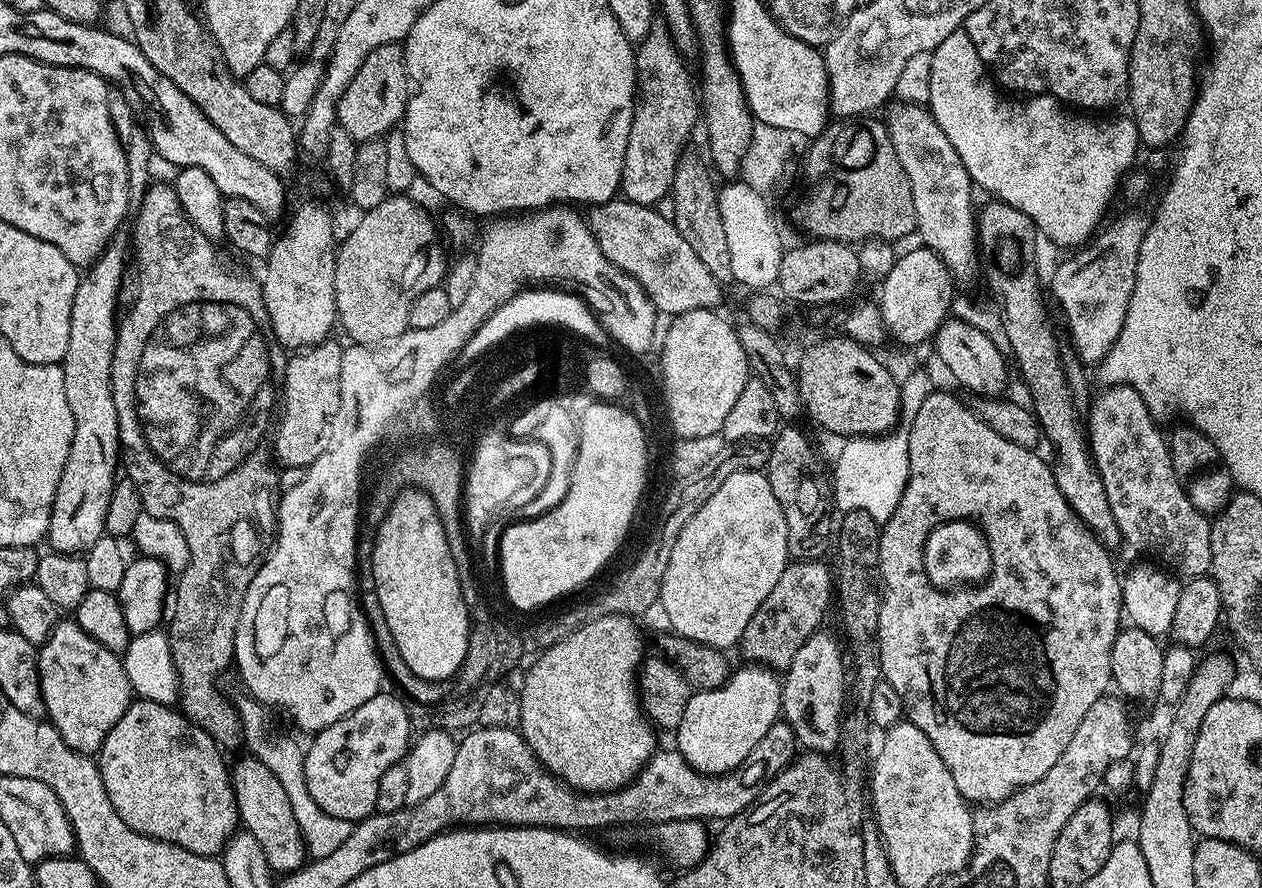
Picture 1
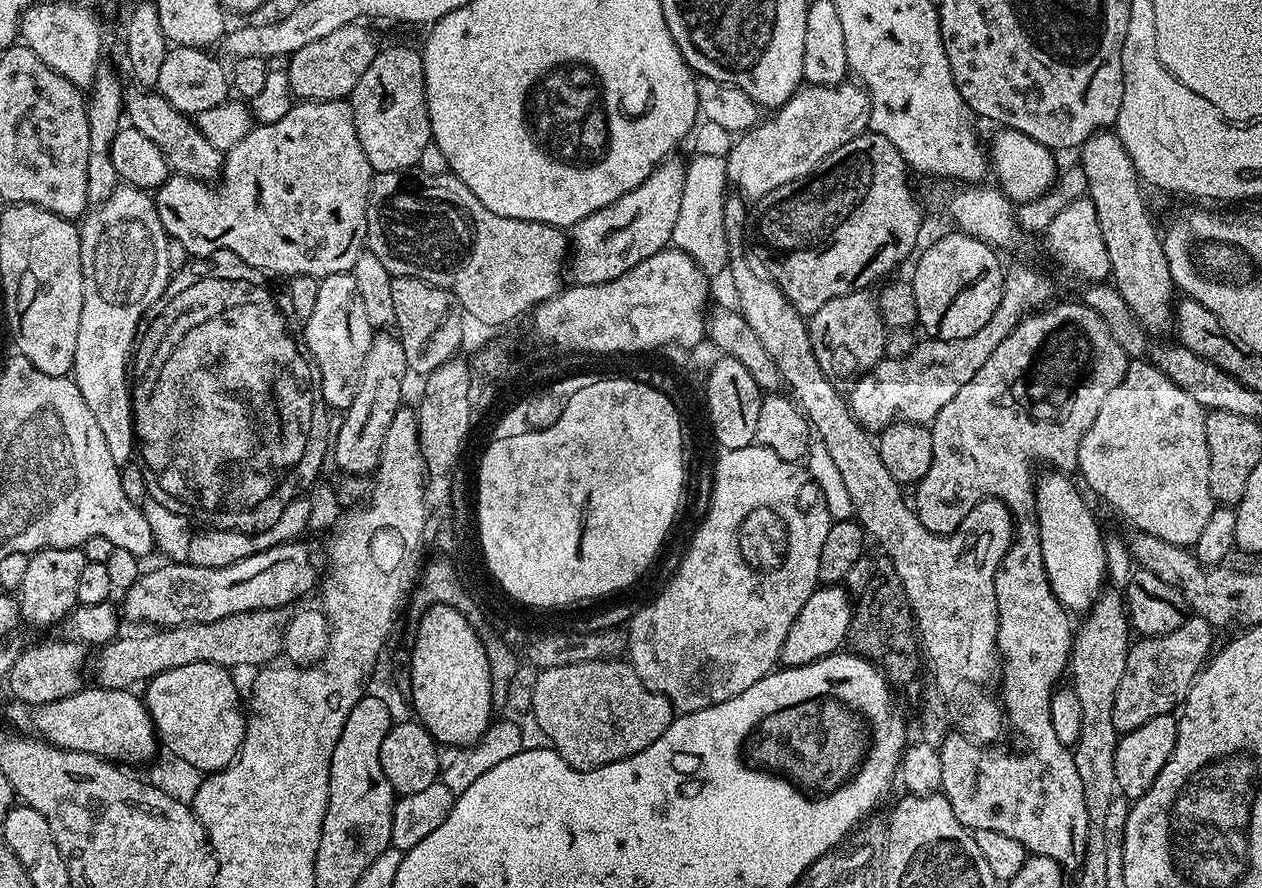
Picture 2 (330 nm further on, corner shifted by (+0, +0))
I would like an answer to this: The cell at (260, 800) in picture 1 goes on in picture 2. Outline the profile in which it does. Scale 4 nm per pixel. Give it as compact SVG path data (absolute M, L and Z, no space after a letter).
M194 662L190 666L167 668L165 672L151 677L147 681L148 693L143 693L142 699L156 725L158 740L169 749L171 755L190 762L203 774L221 772L236 759L244 741L244 726L246 723L245 709L240 709L240 692L232 681L233 673L227 668L210 662Z

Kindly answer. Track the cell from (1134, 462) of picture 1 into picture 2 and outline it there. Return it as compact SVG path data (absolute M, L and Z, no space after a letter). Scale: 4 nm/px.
M1147 366L1148 368L1129 367L1128 372L1124 375L1124 379L1119 384L1115 384L1113 388L1107 389L1103 393L1104 401L1100 404L1100 409L1096 412L1096 417L1091 417L1090 423L1084 429L1084 437L1082 438L1082 446L1080 447L1078 472L1084 475L1084 480L1109 504L1112 508L1117 508L1130 523L1136 527L1137 533L1145 536L1152 536L1163 544L1171 544L1173 546L1192 546L1202 534L1202 530L1206 530L1206 522L1212 516L1214 501L1212 496L1203 488L1200 483L1203 482L1204 476L1200 473L1200 464L1205 463L1208 455L1208 447L1206 446L1206 434L1204 433L1205 413L1202 411L1200 404L1194 402L1194 398L1190 398L1190 394L1186 394L1178 386L1174 386L1174 382L1170 382L1170 378L1166 378L1158 371L1155 366Z

